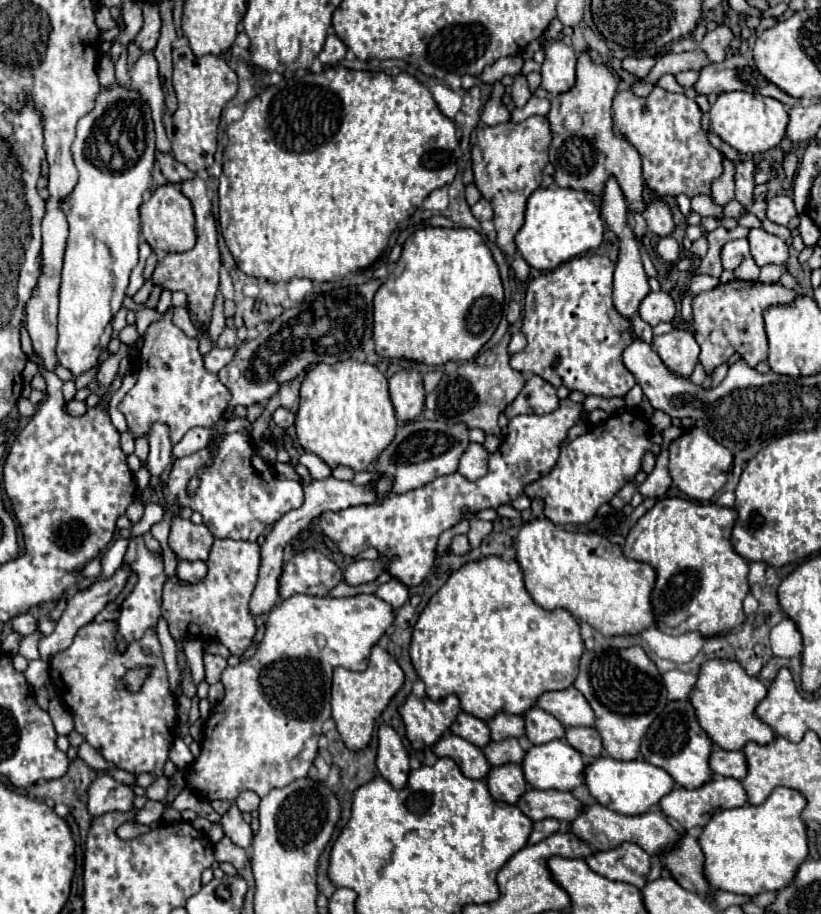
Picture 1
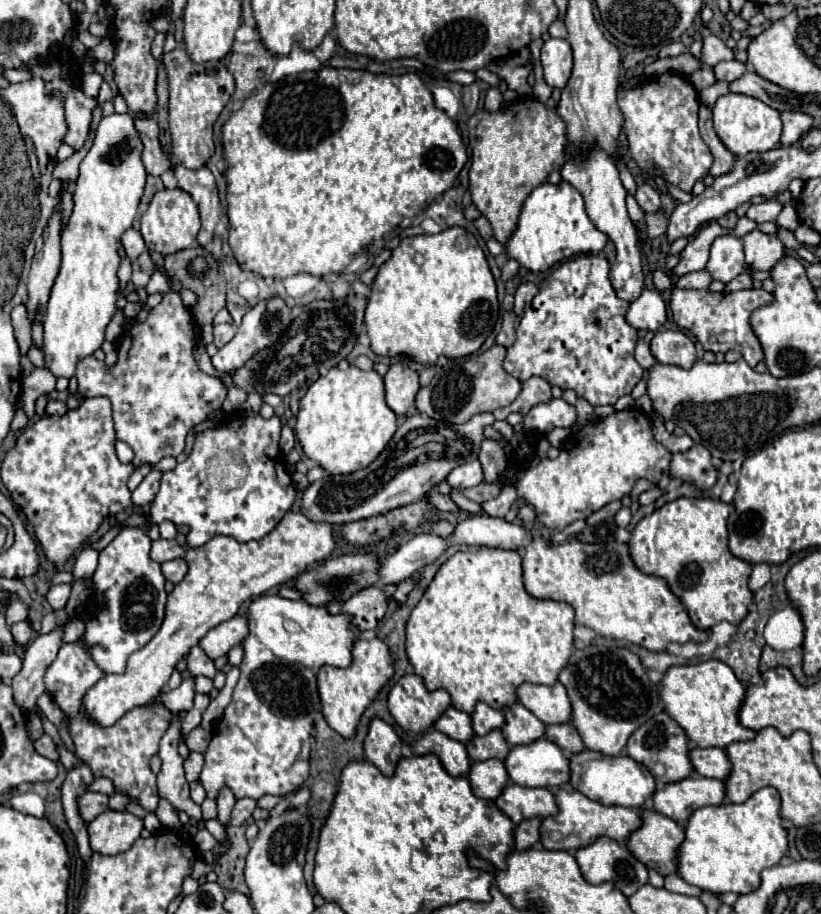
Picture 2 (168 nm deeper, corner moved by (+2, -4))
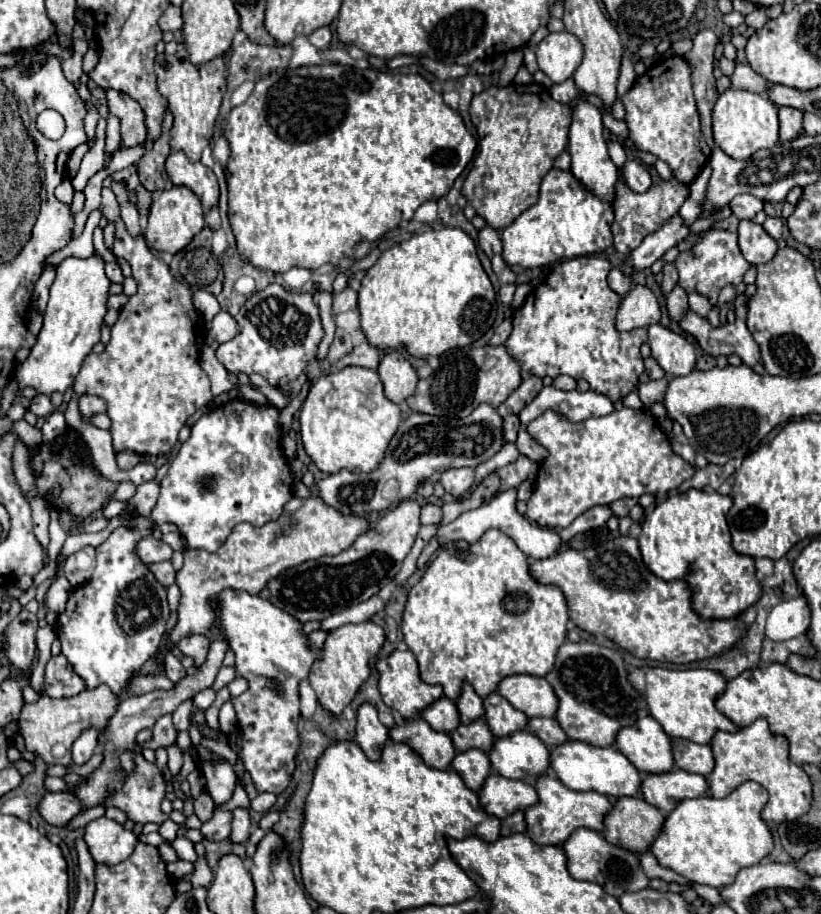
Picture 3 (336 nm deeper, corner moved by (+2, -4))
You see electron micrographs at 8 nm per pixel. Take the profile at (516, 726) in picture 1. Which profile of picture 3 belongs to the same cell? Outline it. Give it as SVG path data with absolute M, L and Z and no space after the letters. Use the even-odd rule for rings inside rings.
M463 684L463 692L457 700L457 710L461 716L461 724L473 722L475 718L483 718L485 710L483 710L483 700L475 694L475 690L469 684Z

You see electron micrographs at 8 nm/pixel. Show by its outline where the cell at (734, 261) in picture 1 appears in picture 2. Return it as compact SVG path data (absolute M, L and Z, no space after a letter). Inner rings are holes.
M731 234L715 238L715 242L711 244L711 258L705 270L711 274L713 280L719 280L723 284L747 272L741 238L731 236Z

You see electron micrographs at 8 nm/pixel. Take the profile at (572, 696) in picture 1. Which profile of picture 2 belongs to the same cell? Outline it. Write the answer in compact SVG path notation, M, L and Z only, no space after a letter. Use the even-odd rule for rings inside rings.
M521 684L517 688L517 700L531 710L543 724L565 724L571 718L571 704L563 684Z

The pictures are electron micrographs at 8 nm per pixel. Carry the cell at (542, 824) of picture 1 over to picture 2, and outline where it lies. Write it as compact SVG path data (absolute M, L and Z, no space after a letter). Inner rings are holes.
M539 818L523 820L515 830L515 848L527 850L539 842Z

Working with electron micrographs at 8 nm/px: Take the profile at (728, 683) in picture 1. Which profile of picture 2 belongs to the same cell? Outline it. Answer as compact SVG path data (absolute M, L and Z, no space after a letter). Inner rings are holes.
M705 660L699 664L687 664L687 666L671 666L661 680L661 702L665 704L665 712L685 730L687 738L701 748L717 746L717 748L727 748L731 742L737 740L751 740L755 736L753 730L747 730L739 724L739 706L745 696L745 686L735 678L733 670L719 660Z

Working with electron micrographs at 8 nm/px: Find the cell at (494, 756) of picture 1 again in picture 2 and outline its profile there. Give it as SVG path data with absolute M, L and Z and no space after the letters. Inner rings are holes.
M499 728L491 730L485 736L475 736L465 746L467 746L467 754L469 754L471 762L487 760L487 758L503 760L503 754L507 754L507 750L509 750L509 744L505 742L505 738L503 738Z

